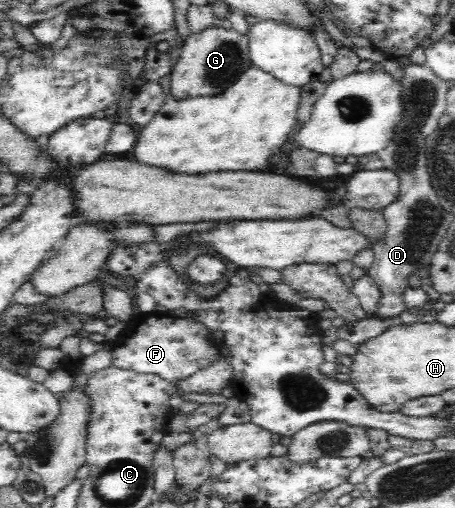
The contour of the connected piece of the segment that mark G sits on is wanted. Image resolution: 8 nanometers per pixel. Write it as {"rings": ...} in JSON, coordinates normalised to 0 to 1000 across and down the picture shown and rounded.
{"rings":[[[464,49],[451,59],[422,63],[396,93],[391,118],[374,142],[374,183],[389,197],[470,187],[486,181],[521,148],[549,130],[545,65]]]}

